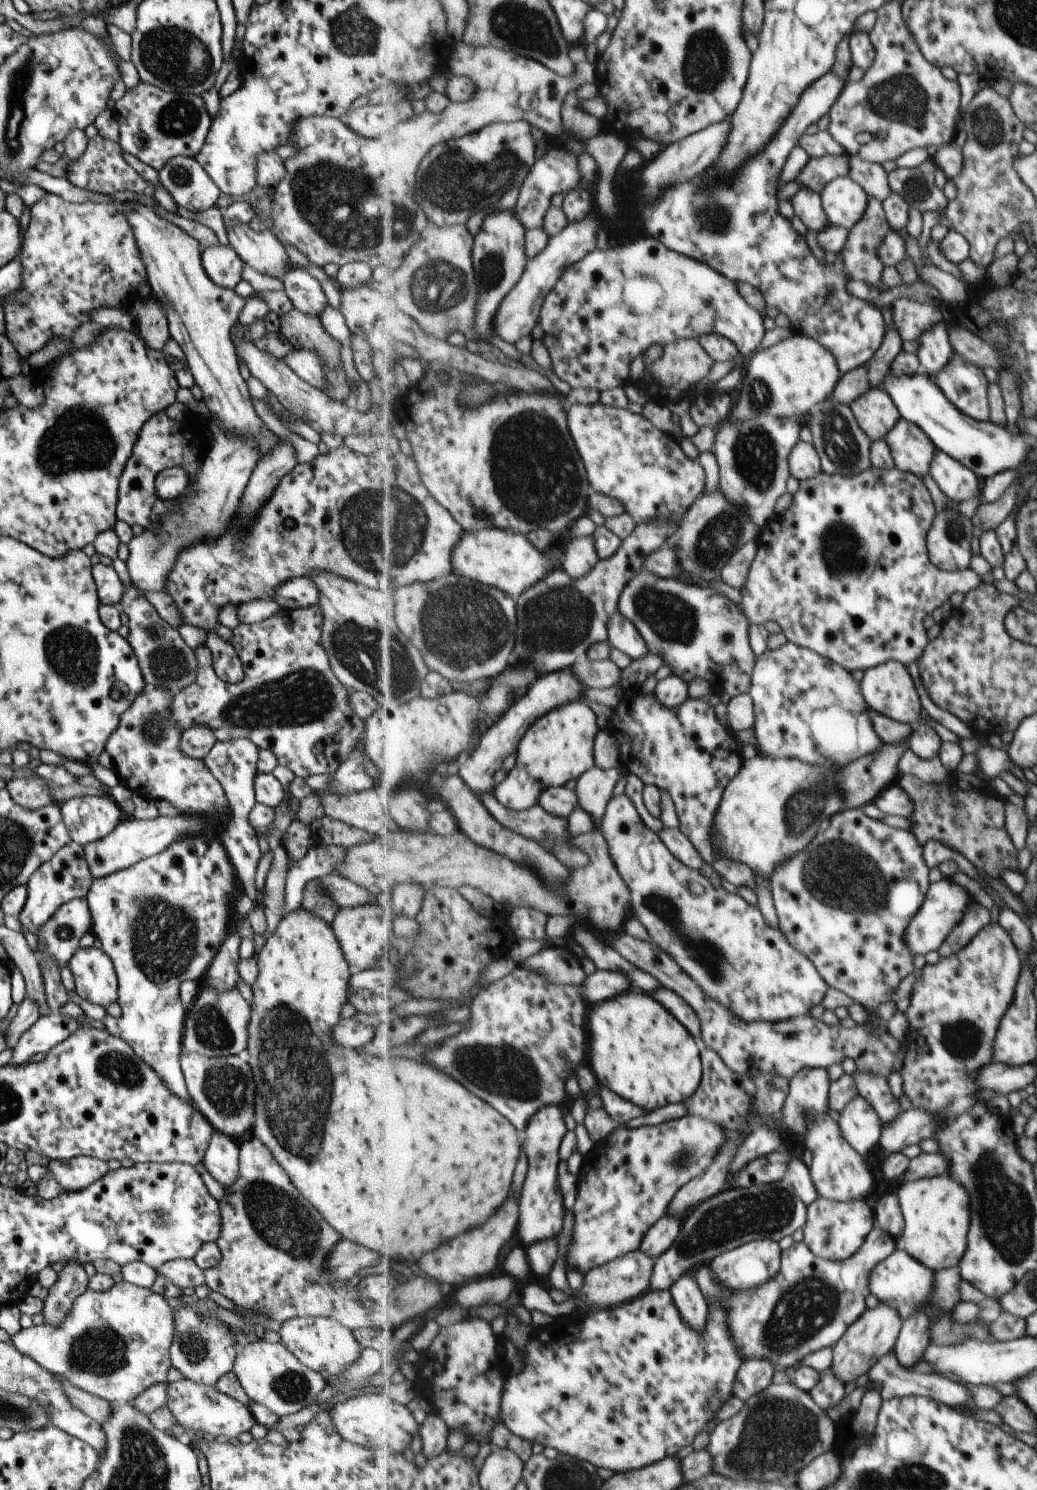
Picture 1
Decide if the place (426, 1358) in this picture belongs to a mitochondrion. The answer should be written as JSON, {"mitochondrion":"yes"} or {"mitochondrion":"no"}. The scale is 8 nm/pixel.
{"mitochondrion":"no"}

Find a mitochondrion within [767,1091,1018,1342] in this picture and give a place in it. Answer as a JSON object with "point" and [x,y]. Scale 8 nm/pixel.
{"point":[909,1302]}

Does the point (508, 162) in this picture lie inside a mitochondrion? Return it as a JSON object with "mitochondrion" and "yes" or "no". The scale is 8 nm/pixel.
{"mitochondrion":"yes"}

